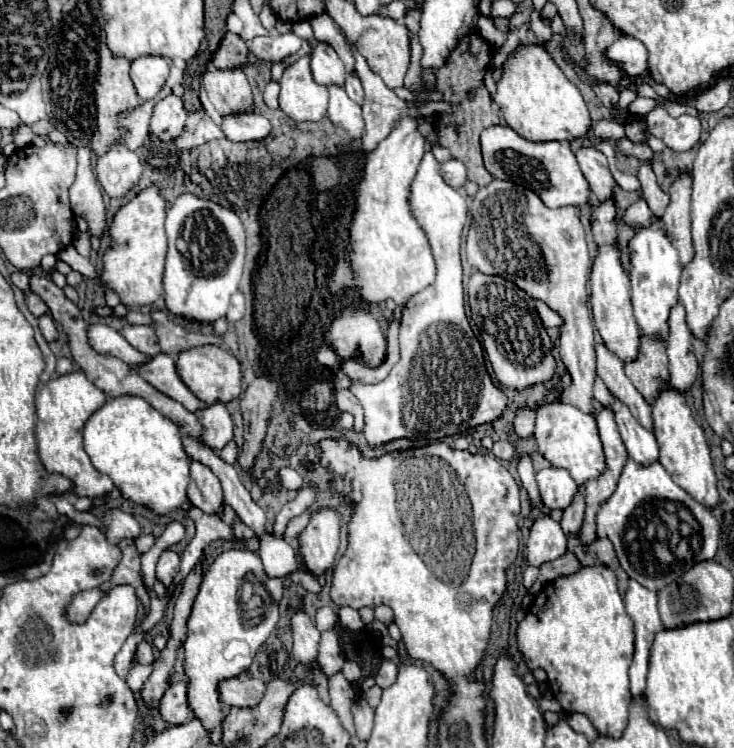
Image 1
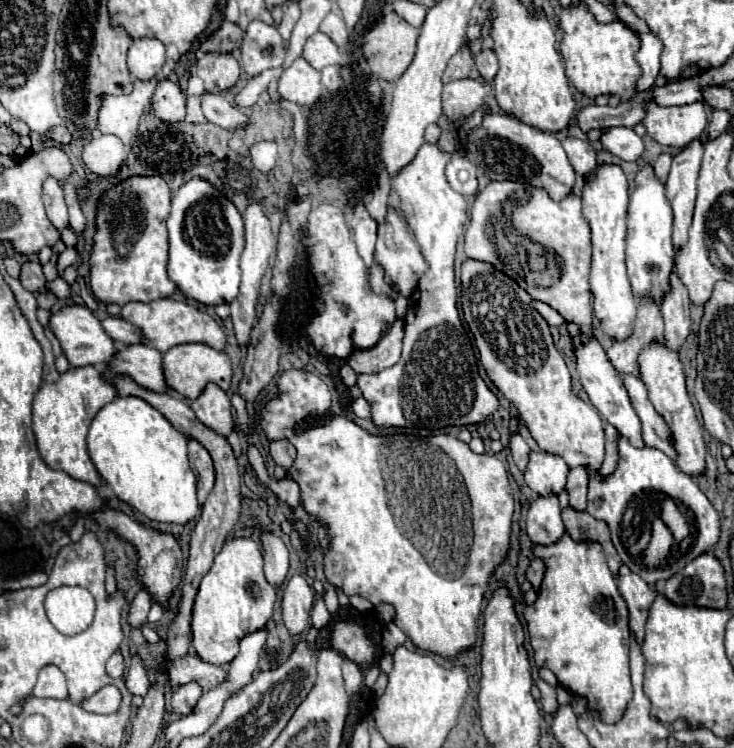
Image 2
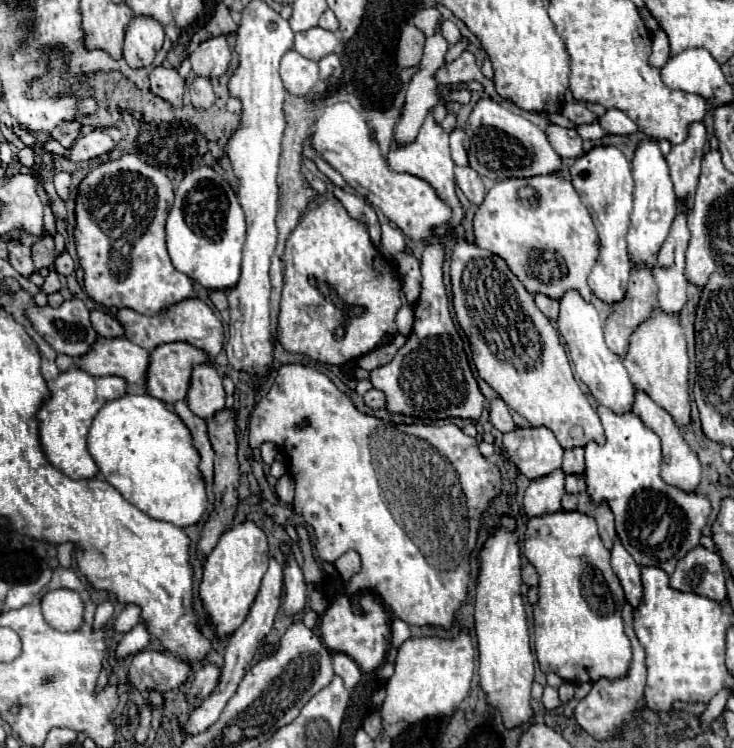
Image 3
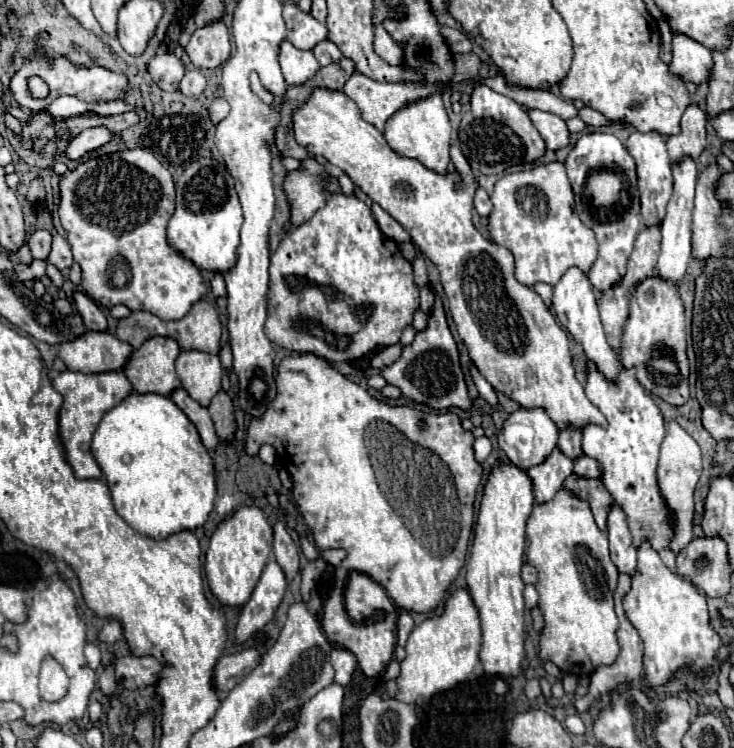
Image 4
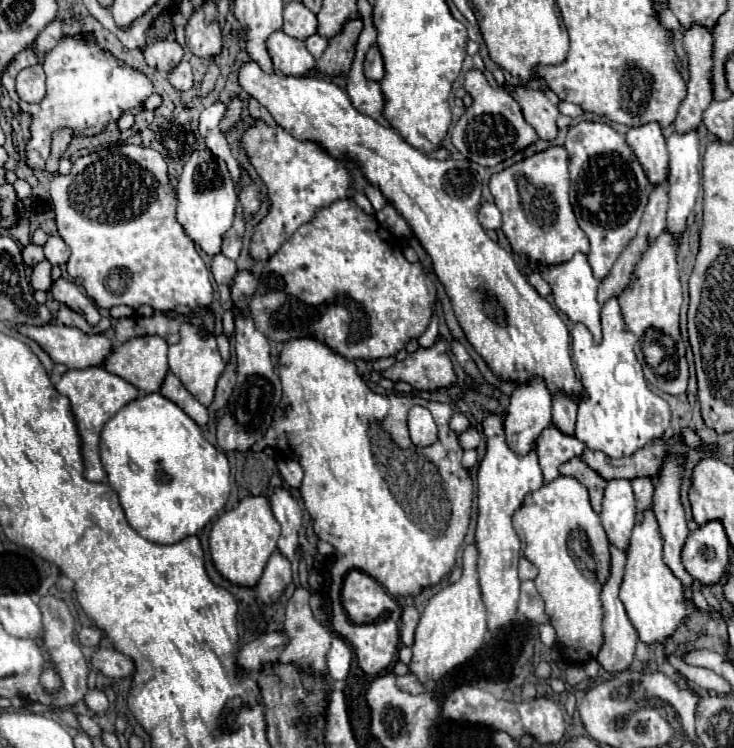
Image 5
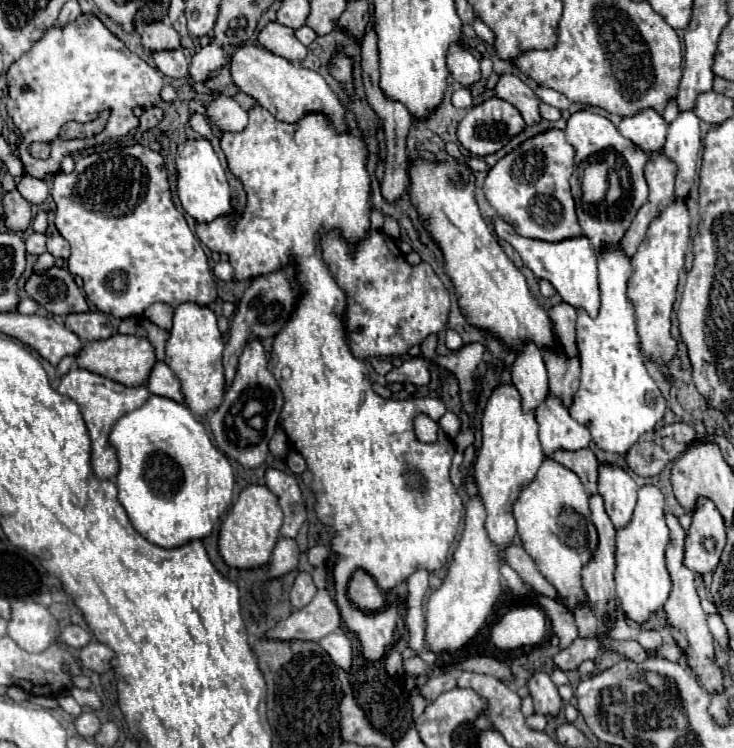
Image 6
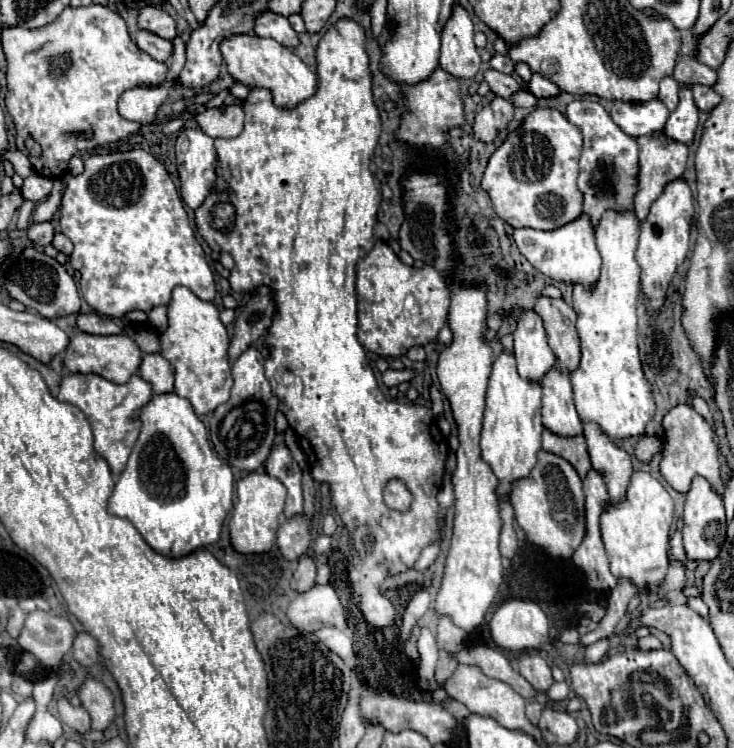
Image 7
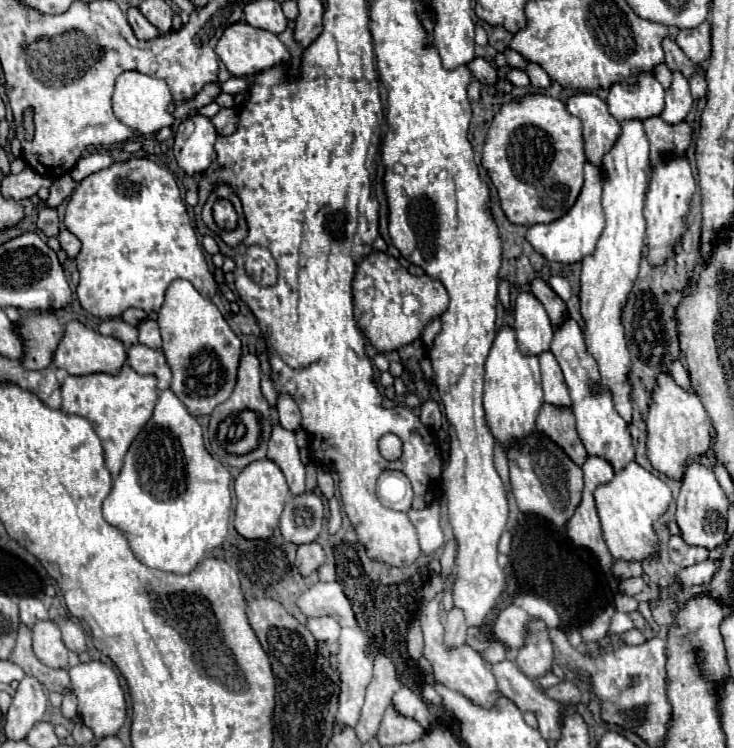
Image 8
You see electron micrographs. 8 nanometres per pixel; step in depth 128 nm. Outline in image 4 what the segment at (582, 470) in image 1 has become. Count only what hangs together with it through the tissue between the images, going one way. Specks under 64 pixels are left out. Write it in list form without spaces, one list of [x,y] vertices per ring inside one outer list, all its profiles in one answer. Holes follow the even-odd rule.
[[[316,88],[312,98],[294,114],[294,134],[298,144],[304,146],[308,154],[322,156],[330,164],[344,170],[348,178],[372,202],[380,204],[396,222],[404,226],[404,230],[412,236],[414,244],[438,266],[458,334],[464,340],[474,366],[498,392],[506,394],[522,408],[546,408],[546,414],[554,420],[558,428],[566,428],[566,424],[574,424],[574,428],[578,430],[586,428],[586,424],[602,424],[602,428],[606,428],[606,418],[598,412],[596,406],[590,404],[582,384],[574,378],[566,332],[556,324],[556,318],[544,306],[542,298],[532,288],[520,284],[514,278],[512,252],[508,248],[492,244],[474,228],[470,210],[478,184],[472,176],[468,160],[458,146],[450,148],[456,172],[440,176],[424,168],[418,160],[398,156],[388,146],[384,134],[360,118],[358,106],[344,92],[332,92],[324,88]]]

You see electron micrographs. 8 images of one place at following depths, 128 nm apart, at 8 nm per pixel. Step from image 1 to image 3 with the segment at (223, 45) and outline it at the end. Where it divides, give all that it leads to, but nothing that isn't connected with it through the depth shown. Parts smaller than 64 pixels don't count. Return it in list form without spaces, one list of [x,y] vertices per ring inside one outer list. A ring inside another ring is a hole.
[[[220,2],[216,12],[214,12],[214,16],[210,18],[210,22],[192,36],[192,40],[190,40],[190,52],[194,52],[196,46],[202,40],[210,40],[210,36],[228,36],[228,34],[234,34],[236,30],[238,30],[238,24],[232,20],[230,10]]]

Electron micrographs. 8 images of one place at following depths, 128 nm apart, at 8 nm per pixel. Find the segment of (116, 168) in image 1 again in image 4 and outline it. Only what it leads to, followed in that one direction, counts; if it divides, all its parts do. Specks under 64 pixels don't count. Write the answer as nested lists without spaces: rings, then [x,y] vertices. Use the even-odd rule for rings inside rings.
[[[104,126],[88,128],[80,136],[76,136],[76,138],[70,140],[70,144],[66,146],[64,154],[66,154],[68,160],[80,160],[84,154],[106,146],[110,142],[110,138],[112,138],[112,134]]]

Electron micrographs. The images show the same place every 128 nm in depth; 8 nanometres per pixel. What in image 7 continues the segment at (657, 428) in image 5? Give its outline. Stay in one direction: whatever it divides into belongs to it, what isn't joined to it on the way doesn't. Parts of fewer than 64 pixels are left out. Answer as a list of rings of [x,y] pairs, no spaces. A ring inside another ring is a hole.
[[[606,212],[596,228],[596,246],[602,256],[602,272],[594,286],[594,292],[588,294],[582,286],[574,286],[572,306],[578,314],[578,336],[582,348],[582,360],[576,372],[570,374],[572,392],[574,392],[574,406],[582,422],[594,422],[610,436],[612,440],[624,440],[632,436],[642,436],[646,424],[654,416],[654,392],[650,392],[650,382],[644,378],[640,352],[638,352],[638,338],[636,338],[636,304],[640,294],[640,266],[634,258],[634,250],[638,244],[638,220],[634,212],[618,214]]]

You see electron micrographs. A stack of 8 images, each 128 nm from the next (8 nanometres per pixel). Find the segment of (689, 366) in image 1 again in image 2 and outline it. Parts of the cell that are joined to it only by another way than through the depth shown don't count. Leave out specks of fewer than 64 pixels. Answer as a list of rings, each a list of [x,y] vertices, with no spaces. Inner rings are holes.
[[[676,270],[672,272],[670,286],[672,290],[666,294],[660,306],[666,322],[666,348],[670,348],[672,352],[680,352],[690,334],[690,300],[688,290],[676,276]]]

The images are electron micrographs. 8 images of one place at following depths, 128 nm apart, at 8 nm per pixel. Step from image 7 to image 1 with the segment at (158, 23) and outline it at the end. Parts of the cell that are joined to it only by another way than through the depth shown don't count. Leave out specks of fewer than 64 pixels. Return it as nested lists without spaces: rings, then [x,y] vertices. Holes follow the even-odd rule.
[[[168,96],[154,106],[150,134],[162,142],[174,142],[186,126],[186,110],[178,96]]]

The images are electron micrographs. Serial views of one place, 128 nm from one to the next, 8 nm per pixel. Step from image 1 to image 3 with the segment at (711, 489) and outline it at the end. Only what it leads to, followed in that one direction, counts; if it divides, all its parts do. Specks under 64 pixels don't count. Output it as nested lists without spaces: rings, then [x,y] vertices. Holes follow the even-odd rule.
[[[660,308],[654,310],[652,318],[636,328],[630,336],[630,348],[624,358],[624,368],[636,388],[644,390],[658,406],[662,406],[674,422],[682,428],[690,424],[690,394],[688,394],[688,354],[686,340],[676,314],[666,314]]]

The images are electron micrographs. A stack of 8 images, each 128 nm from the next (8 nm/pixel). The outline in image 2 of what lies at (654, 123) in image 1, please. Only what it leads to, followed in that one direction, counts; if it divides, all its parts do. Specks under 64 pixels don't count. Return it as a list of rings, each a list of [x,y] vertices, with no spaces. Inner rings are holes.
[[[702,102],[668,108],[648,104],[648,114],[642,124],[646,126],[646,134],[650,134],[650,138],[654,138],[658,144],[684,148],[692,140],[700,138],[708,118]]]

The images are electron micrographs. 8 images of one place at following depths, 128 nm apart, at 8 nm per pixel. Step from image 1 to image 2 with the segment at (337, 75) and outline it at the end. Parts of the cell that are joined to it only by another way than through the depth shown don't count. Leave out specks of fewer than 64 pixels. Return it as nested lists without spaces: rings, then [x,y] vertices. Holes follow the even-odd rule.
[[[326,34],[310,36],[306,46],[304,46],[304,54],[302,56],[316,70],[326,68],[328,64],[336,64],[336,66],[346,66],[348,64],[346,58],[342,56],[342,52],[338,50],[338,46]]]

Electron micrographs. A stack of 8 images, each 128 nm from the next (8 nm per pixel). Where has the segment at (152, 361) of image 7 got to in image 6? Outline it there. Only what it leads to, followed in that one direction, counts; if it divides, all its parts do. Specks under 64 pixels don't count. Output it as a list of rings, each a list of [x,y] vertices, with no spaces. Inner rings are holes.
[[[156,362],[156,366],[152,368],[150,380],[148,380],[148,390],[152,394],[166,396],[170,400],[178,400],[178,404],[186,404],[184,396],[180,392],[180,380],[164,362]]]

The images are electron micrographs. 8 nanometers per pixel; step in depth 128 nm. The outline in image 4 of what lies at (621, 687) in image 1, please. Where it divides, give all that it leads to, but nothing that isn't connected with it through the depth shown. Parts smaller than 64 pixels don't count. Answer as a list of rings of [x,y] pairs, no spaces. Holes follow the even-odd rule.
[[[560,490],[550,502],[534,506],[526,522],[526,540],[526,560],[538,570],[538,606],[544,616],[544,628],[540,632],[540,658],[554,662],[564,674],[574,676],[592,674],[592,668],[598,668],[598,664],[614,664],[614,656],[618,656],[618,618],[614,612],[618,570],[608,554],[608,538],[594,524],[590,506],[570,492]]]

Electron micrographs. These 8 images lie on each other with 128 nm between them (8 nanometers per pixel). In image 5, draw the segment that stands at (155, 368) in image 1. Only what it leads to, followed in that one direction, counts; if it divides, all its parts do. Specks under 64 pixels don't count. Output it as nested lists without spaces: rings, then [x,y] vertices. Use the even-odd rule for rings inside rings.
[[[48,324],[48,326],[18,326],[18,330],[32,340],[36,340],[54,362],[64,364],[68,368],[90,368],[90,366],[102,366],[104,360],[112,354],[114,344],[106,334],[86,334],[78,328],[68,328],[62,324]]]

